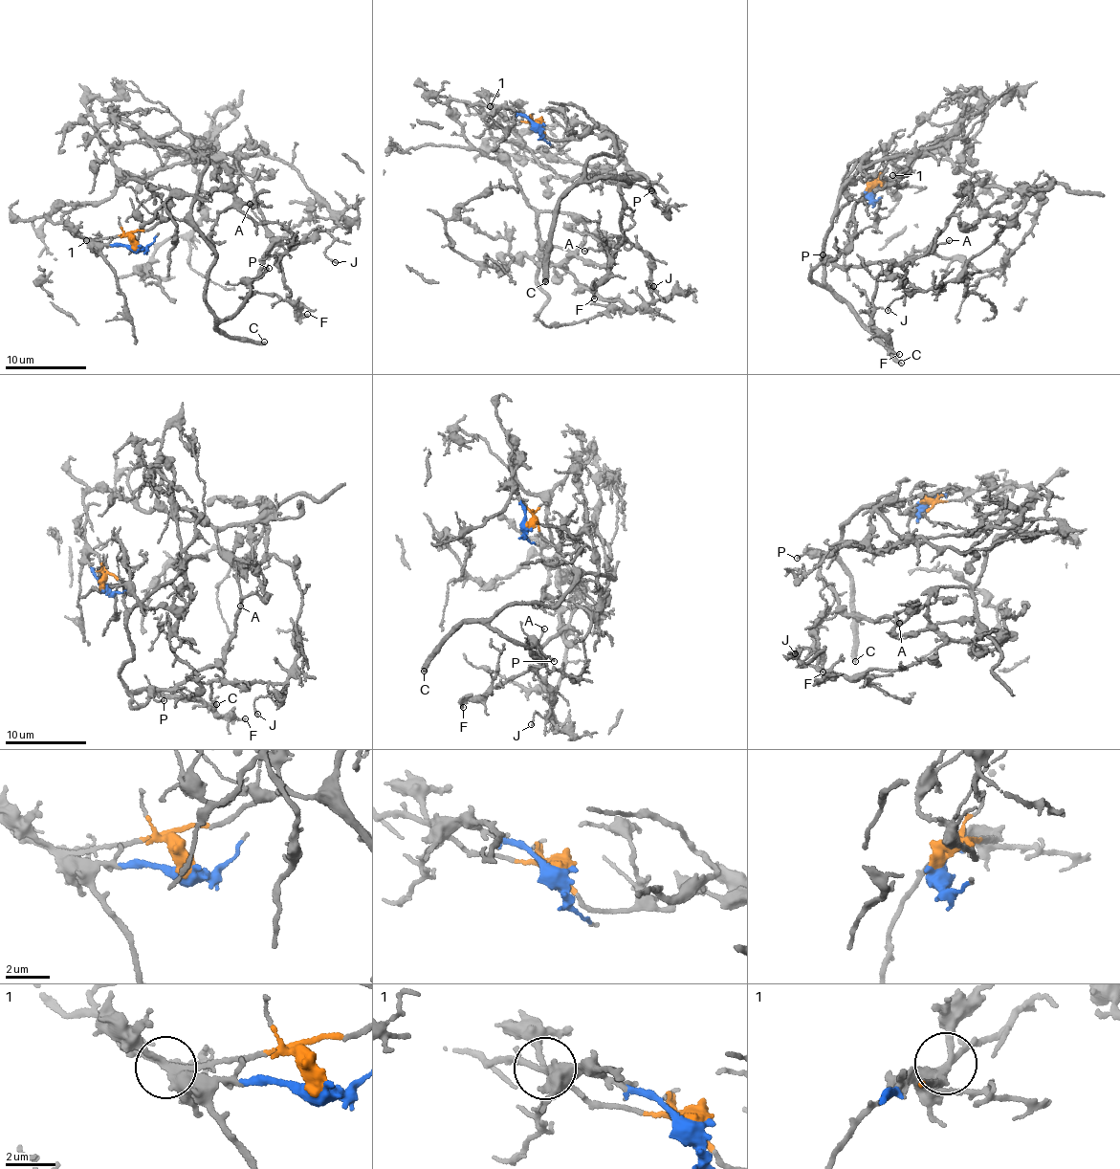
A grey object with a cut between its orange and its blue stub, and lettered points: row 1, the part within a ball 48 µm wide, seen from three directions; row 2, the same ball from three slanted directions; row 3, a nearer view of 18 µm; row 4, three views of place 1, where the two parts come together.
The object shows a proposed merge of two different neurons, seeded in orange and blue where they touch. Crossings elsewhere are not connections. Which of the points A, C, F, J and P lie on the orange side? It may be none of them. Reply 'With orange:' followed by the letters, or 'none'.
With orange: A, C, P

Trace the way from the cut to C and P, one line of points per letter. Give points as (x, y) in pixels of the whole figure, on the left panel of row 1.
C: (134, 246), (132, 231), (147, 231), (170, 216), (194, 224), (214, 253), (207, 306), (217, 329), (265, 342)
P: (134, 246), (132, 231), (147, 231), (170, 216), (194, 224), (214, 253), (207, 306), (226, 320), (269, 269)

